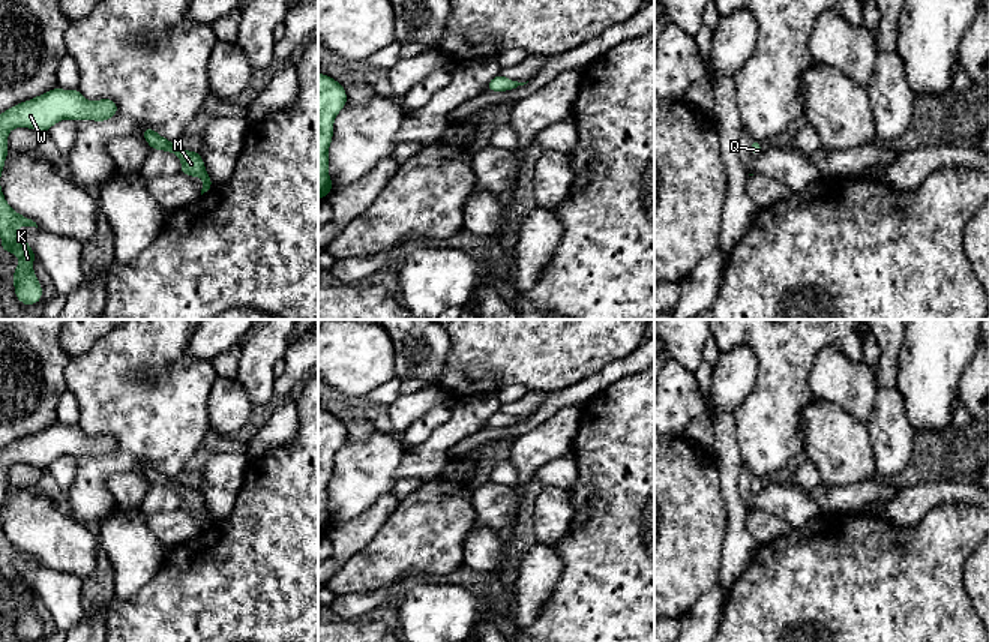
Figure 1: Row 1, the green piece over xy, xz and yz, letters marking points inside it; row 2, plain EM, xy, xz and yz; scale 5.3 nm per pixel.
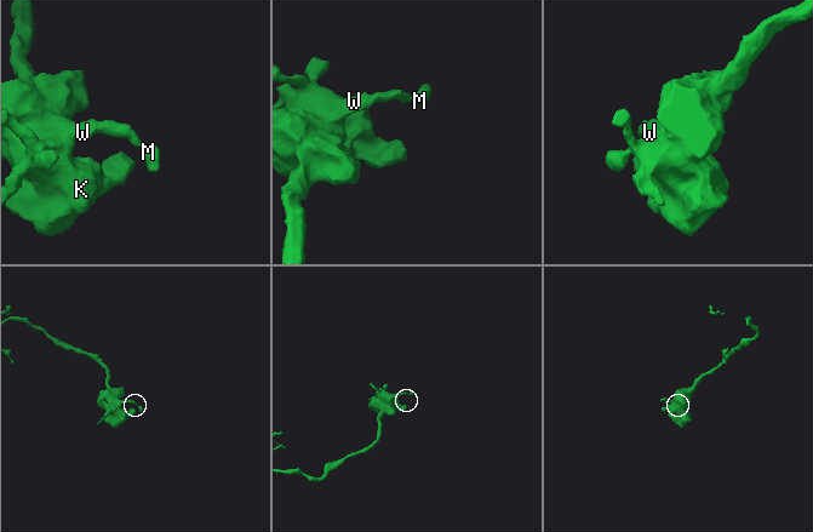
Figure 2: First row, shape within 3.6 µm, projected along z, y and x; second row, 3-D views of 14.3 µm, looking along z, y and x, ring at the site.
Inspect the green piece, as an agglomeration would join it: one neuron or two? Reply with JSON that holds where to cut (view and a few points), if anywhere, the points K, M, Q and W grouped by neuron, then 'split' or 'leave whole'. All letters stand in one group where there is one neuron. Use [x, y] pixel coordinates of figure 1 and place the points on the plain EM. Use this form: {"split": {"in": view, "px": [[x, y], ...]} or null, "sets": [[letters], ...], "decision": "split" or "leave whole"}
{"split": null, "sets": [["K", "M", "Q", "W"]], "decision": "leave whole"}

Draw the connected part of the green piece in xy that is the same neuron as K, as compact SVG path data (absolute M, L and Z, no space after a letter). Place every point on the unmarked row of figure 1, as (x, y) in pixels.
M0 522L0 585L20 594L12 610L15 633L26 642L36 640L42 634L42 621L33 608L36 594L32 582L20 573L18 562L36 562L36 558L17 549L5 536Z

